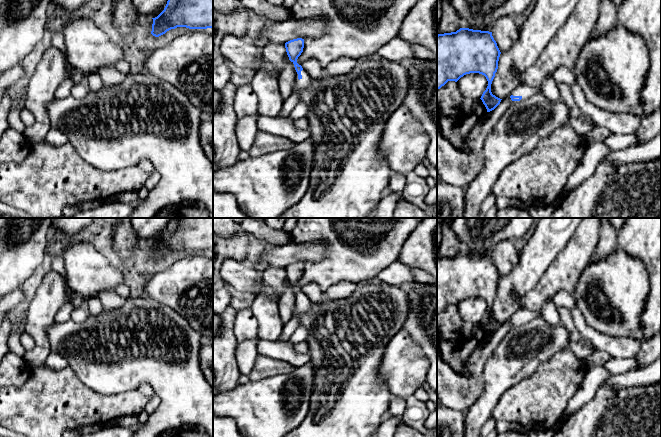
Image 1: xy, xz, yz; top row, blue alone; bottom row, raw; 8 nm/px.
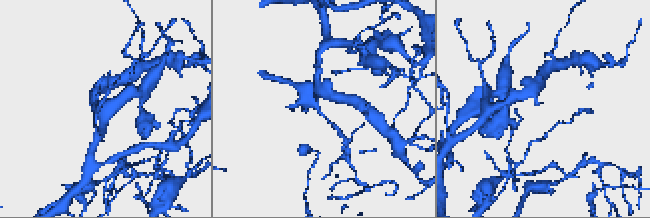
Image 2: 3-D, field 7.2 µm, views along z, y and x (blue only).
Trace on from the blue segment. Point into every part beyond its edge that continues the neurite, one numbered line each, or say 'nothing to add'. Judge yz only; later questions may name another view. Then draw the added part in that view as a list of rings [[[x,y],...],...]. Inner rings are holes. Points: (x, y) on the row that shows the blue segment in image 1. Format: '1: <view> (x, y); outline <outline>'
1: yz (526, 91); outline [[[526,83],[523,85],[518,85],[512,92],[511,95],[513,96],[521,96],[522,100],[528,99],[531,96],[535,95],[536,93],[542,92],[540,87],[531,87]]]

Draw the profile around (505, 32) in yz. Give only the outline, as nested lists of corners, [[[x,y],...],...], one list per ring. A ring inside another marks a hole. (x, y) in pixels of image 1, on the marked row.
[[[512,16],[498,18],[492,28],[492,36],[501,53],[508,52],[517,42],[519,35],[520,30]]]

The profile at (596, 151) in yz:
[[[588,142],[585,156],[568,178],[564,191],[574,189],[592,176],[598,163],[610,152],[610,149],[603,142]]]

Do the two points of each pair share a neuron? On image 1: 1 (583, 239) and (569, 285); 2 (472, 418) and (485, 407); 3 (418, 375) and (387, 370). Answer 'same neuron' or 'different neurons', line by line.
1: same neuron
2: same neuron
3: same neuron

